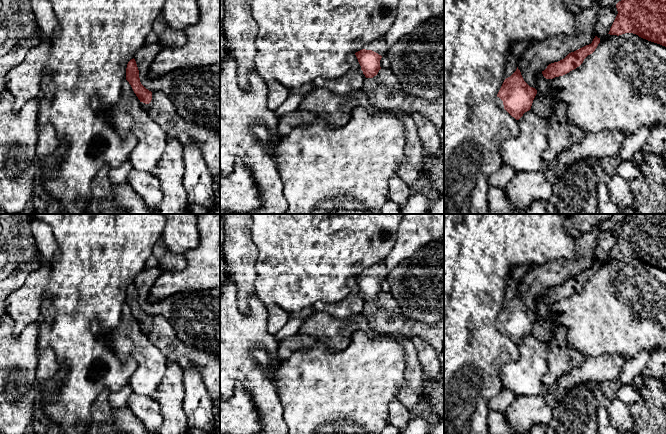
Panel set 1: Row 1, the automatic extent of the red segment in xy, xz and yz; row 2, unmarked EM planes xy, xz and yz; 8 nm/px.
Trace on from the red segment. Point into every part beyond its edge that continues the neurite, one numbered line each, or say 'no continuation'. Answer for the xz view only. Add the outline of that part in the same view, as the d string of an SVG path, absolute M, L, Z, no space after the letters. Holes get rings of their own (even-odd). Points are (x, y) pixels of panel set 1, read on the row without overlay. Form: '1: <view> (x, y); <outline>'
1: xz (379, 270); M381 261L373 266L367 268L364 273L372 274L372 275L378 277L379 279L384 280L384 279L386 279L386 277L388 275L388 270L385 267L384 261Z

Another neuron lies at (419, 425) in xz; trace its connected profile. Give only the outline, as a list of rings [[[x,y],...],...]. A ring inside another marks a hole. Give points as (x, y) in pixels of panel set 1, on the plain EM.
[[[416,417],[410,420],[408,426],[400,434],[427,434],[430,429],[428,419]]]

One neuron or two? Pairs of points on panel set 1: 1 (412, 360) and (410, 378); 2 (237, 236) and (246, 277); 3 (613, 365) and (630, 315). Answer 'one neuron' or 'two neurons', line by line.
1: one neuron
2: one neuron
3: two neurons

